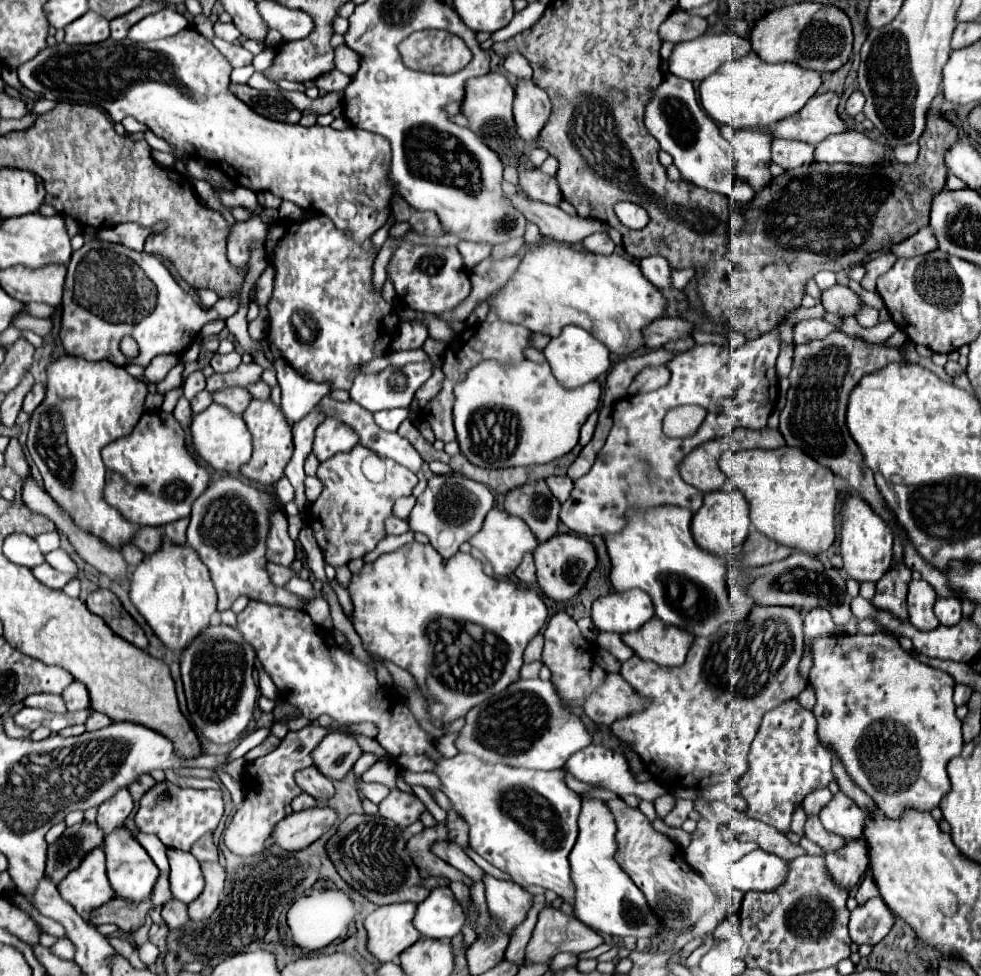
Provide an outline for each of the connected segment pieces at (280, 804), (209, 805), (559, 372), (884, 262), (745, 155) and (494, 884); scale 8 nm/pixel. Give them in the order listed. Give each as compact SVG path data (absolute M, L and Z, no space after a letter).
M313 722L299 732L287 732L287 736L273 752L247 764L247 796L223 834L223 842L233 854L253 856L265 850L265 842L273 834L273 828L287 816L285 806L289 806L291 800L301 794L301 788L293 778L295 772L313 764L311 752L327 734L327 728L321 728L317 722Z
M157 782L139 802L139 810L135 814L135 824L141 832L155 834L167 848L191 850L191 846L205 836L207 832L215 832L219 820L223 816L223 798L219 790L193 790L181 788L171 782Z
M565 326L557 338L551 338L551 342L545 346L543 354L545 354L547 362L551 364L555 378L565 388L577 388L577 386L583 386L583 384L599 378L601 374L605 374L609 370L609 364L611 364L609 348L579 326Z
M887 252L887 254L881 254L881 256L877 256L877 258L873 258L873 260L869 260L869 262L865 262L863 264L863 268L865 268L865 278L861 280L861 286L865 288L865 290L875 290L875 280L881 276L881 274L885 274L889 268L891 268L891 264L895 262L895 258Z
M721 126L721 132L733 148L737 178L749 180L753 190L761 192L761 188L765 188L765 184L769 184L773 178L767 170L773 136L765 136L755 130L735 130L729 126Z
M485 874L483 882L489 912L499 920L501 930L509 934L511 928L515 928L525 920L533 896L525 892L519 884L497 880L491 874Z

